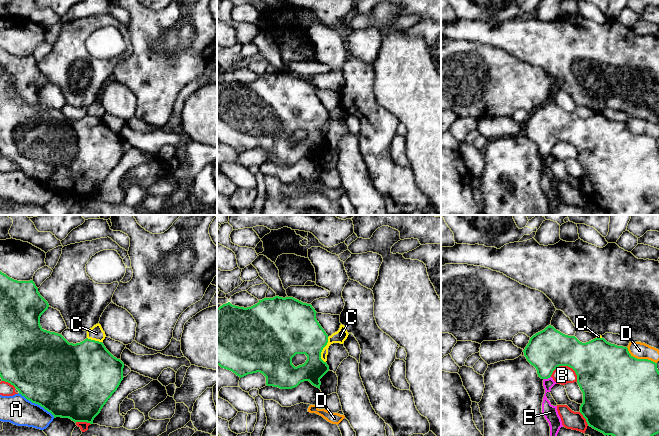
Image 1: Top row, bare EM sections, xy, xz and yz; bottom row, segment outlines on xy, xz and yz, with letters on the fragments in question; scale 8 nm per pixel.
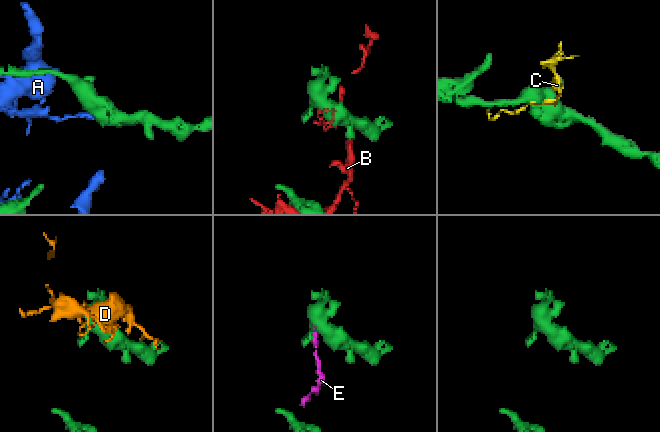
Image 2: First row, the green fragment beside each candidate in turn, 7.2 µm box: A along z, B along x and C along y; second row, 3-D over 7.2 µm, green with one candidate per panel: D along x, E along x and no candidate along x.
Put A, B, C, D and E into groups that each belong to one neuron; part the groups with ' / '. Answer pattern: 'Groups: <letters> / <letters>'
Groups: A / B / C / D / E

